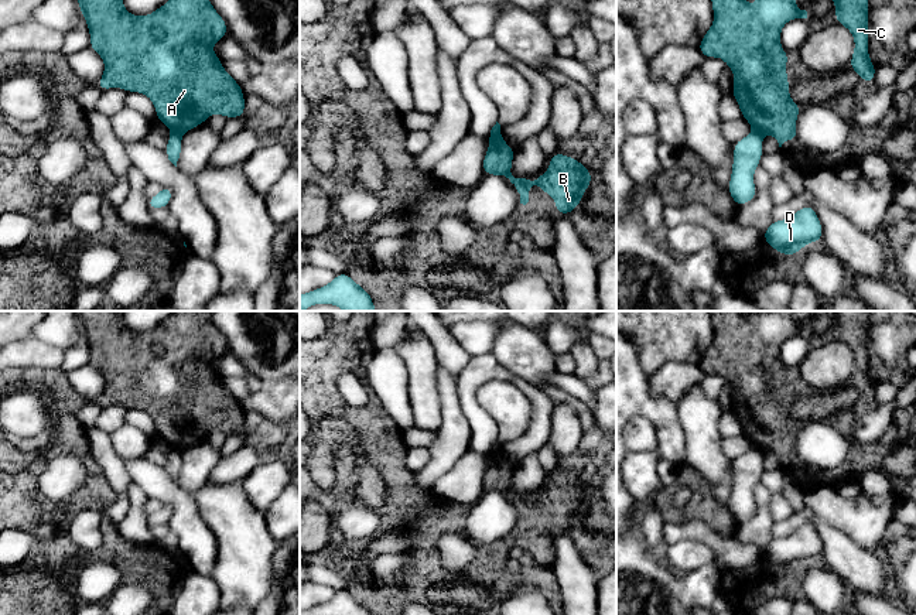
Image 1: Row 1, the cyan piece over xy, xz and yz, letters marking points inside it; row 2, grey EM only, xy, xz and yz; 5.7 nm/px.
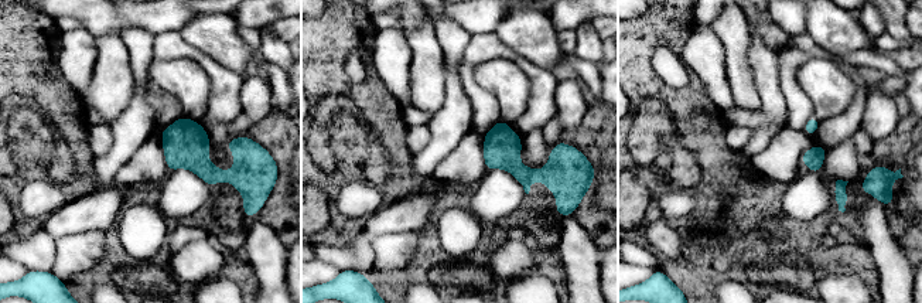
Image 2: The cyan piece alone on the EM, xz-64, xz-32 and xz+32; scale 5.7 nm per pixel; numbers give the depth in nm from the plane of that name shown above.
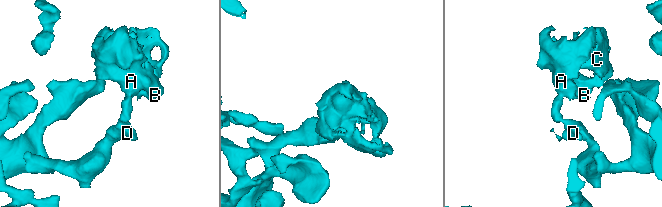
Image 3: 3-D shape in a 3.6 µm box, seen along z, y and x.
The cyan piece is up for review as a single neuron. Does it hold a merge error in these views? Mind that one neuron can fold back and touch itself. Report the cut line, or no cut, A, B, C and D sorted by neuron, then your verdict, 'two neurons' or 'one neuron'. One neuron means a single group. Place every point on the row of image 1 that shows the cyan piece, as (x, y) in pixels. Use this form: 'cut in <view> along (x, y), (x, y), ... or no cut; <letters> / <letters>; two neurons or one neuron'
cut in xy along (173, 130), (181, 133); A B C / D; two neurons

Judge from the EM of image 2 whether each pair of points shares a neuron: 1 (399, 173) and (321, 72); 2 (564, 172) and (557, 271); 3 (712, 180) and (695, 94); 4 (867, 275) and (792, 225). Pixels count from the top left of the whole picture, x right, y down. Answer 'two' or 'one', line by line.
1: one
2: one
3: one
4: one

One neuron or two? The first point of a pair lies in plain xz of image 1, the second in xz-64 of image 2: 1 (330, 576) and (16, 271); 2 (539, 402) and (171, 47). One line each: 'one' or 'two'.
1: two
2: one

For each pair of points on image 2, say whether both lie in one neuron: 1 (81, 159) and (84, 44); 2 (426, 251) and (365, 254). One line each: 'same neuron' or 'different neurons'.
1: different neurons
2: different neurons

